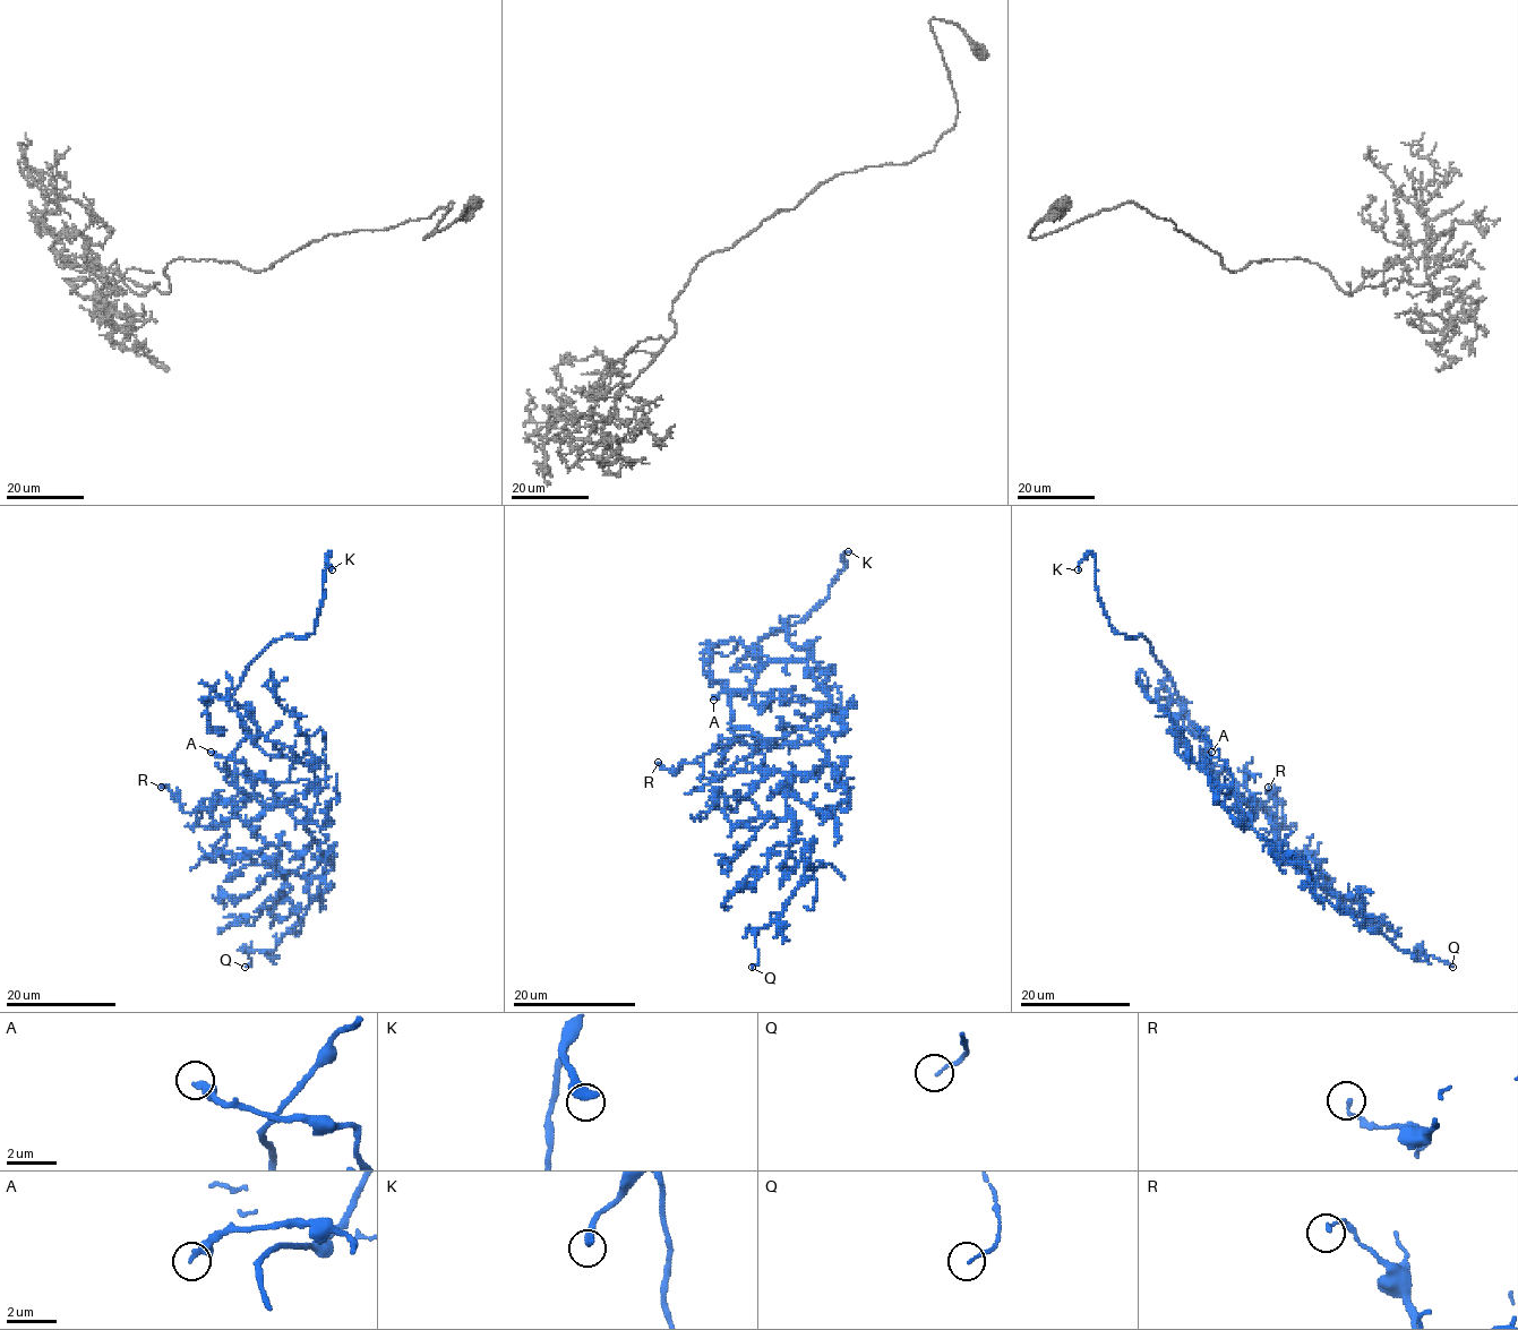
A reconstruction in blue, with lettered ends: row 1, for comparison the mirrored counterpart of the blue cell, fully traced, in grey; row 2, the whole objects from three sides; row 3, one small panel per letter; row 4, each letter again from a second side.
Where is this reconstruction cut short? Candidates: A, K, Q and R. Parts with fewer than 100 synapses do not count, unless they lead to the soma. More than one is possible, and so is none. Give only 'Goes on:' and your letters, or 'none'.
Goes on: K

